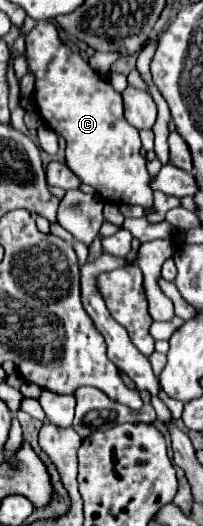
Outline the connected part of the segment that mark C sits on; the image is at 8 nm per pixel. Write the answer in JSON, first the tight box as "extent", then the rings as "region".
{"extent":[25,23,153,209],"region":[[[35,23],[35,27],[25,35],[25,57],[29,73],[35,77],[35,89],[33,89],[33,105],[45,125],[53,129],[57,135],[61,135],[67,143],[67,165],[69,169],[87,185],[93,185],[97,189],[97,195],[107,203],[131,203],[141,205],[143,209],[153,209],[153,191],[149,187],[149,173],[145,167],[145,157],[141,157],[141,139],[139,131],[127,123],[123,117],[123,101],[121,95],[111,87],[111,83],[97,75],[89,63],[75,53],[71,47],[67,47],[59,39],[57,27],[49,23]]]}

